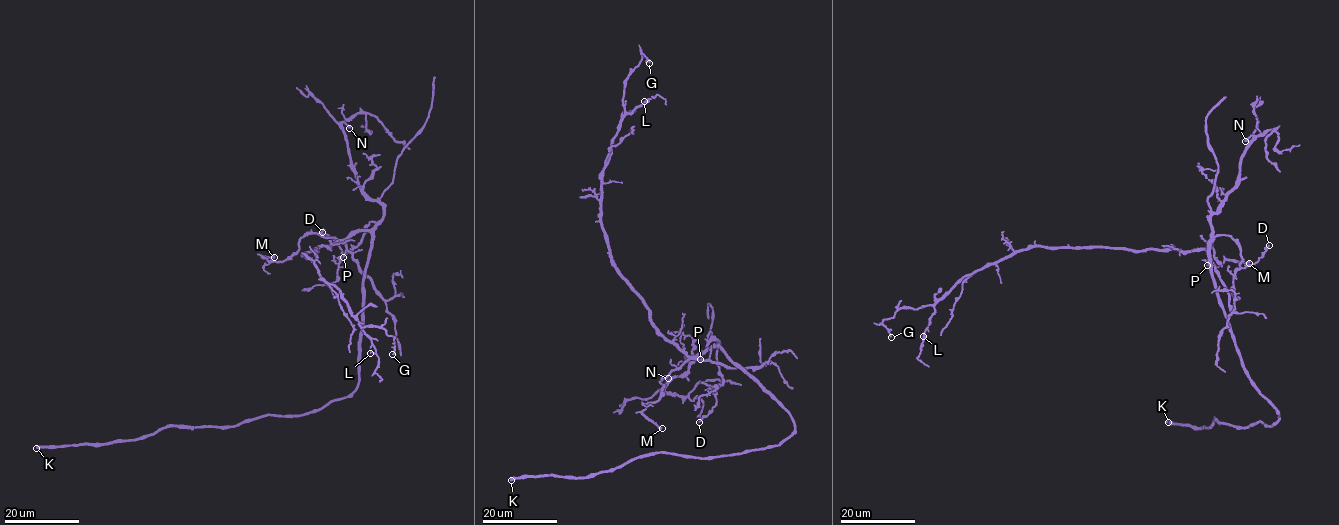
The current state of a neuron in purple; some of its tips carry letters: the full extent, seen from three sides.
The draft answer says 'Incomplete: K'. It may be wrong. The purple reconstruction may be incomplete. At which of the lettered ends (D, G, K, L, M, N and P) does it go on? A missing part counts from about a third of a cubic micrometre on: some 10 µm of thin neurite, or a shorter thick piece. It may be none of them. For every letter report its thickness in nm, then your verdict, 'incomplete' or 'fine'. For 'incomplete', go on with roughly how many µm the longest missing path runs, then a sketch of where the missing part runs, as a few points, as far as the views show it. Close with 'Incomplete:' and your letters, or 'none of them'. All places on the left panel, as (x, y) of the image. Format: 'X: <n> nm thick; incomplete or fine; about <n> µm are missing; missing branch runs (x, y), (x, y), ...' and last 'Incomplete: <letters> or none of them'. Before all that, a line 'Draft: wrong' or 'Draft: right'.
Draft: right
D: 140 nm thick; fine
G: 170 nm thick; fine
K: 360 nm thick; incomplete; about 120 µm are missing
L: 90 nm thick; fine
M: 360 nm thick; fine
N: 380 nm thick; fine
P: 160 nm thick; fine
Incomplete: K

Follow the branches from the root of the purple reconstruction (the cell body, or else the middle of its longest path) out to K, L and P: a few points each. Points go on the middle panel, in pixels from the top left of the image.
K: (732, 362), (755, 378), (793, 420), (792, 432), (779, 444), (701, 458), (649, 453), (586, 477), (511, 480)
L: (732, 362), (715, 345), (694, 356), (680, 351), (612, 260), (601, 221), (602, 173), (621, 119), (644, 101)
P: (732, 362), (715, 345), (701, 352), (697, 358), (700, 359)

